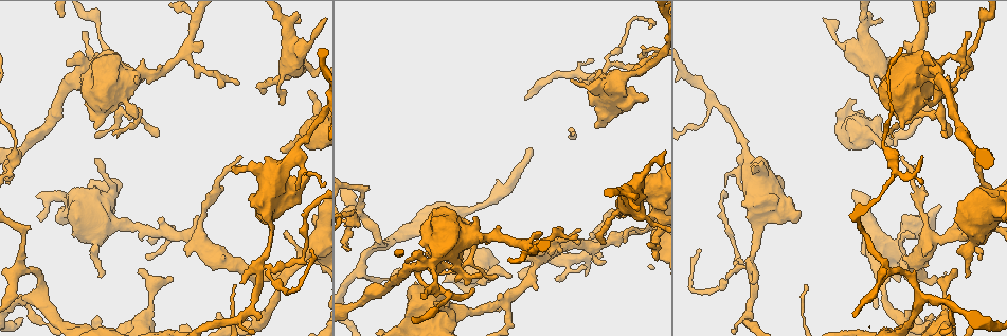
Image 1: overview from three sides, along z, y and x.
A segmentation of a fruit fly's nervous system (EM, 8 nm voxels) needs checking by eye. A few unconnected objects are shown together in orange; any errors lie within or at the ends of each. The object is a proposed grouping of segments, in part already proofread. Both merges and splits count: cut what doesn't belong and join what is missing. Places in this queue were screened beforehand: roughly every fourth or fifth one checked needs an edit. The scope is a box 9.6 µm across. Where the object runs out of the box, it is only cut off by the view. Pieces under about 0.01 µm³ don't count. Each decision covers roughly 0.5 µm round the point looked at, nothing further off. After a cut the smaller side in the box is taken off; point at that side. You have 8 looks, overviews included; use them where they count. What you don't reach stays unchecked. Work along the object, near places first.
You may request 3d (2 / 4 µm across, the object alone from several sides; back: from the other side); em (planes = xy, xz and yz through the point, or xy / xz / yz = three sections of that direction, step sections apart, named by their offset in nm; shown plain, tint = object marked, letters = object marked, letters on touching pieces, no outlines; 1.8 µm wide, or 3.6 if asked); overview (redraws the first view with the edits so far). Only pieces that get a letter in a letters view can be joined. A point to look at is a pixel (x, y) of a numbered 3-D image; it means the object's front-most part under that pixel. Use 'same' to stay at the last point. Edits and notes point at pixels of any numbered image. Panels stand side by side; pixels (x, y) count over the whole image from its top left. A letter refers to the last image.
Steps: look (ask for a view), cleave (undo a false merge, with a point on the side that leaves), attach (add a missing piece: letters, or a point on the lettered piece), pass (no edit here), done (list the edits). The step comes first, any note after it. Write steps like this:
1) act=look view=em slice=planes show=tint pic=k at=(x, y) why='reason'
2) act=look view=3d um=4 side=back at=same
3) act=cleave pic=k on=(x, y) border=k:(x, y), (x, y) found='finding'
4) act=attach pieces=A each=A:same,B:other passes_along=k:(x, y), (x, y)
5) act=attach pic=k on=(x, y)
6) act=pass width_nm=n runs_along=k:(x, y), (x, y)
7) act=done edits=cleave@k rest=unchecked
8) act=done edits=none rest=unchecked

act=look view=3d um=2 pic=1 at=(622, 216) why='branch stops here'

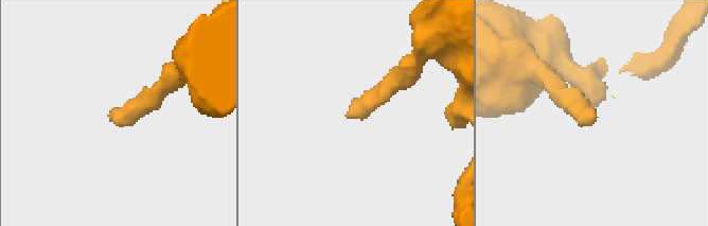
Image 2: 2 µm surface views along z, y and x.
act=look view=em slice=yz step=8 show=letters pic=2 at=(352, 117) why='need the tissue'

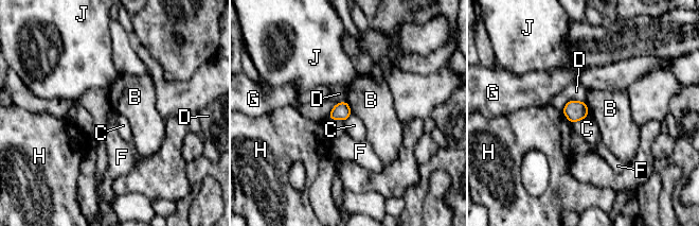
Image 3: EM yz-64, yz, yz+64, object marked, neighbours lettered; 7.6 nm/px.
act=pass each=B:other,C:other,D:other,F:other,G:other,H:other,J:other found='no lettered piece goes on from it'

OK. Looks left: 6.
act=look view=em um=3.6 slice=planes show=letters pic=1 at=(599, 241) why='thin end'

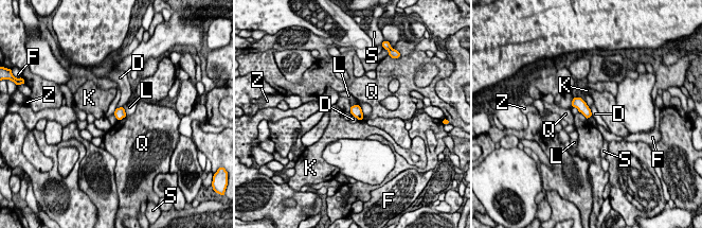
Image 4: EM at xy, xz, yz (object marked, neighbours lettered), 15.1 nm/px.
act=pass longest_contact=L:280nm each=D:other,F:other,K:other,L:other,Q:other,S:other,Z:other border=4:(352, 115), (359, 120) found='none of them fits'

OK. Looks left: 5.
act=look view=em slice=xz step=16 show=letters pic=1 at=(263, 262) why='looks like a crossing'

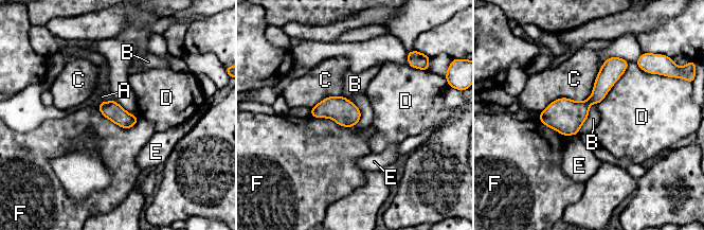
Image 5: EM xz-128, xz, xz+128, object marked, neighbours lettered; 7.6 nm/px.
act=pass each=A:other,B:other,C:other,D:other,E:other,F:other border=5:(597, 103), (591, 104), (577, 134) found='continuous, no second neuron'

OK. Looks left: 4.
act=done edits=none rest=unchecked

